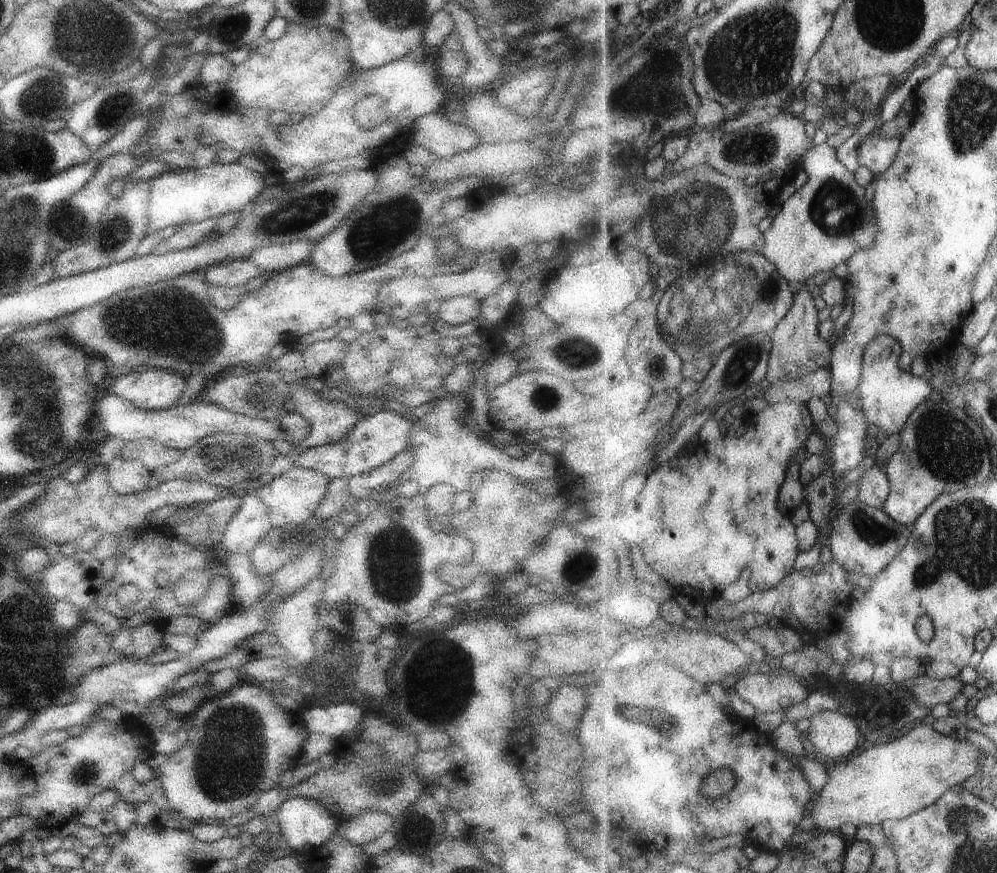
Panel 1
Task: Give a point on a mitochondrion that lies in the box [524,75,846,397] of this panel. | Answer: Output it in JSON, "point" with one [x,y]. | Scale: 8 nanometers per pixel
{"point":[726,300]}

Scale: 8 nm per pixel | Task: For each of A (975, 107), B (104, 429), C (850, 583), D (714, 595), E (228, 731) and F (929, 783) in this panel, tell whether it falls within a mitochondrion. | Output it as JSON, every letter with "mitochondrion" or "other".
{"A":"mitochondrion","B":"other","C":"other","D":"other","E":"mitochondrion","F":"other"}

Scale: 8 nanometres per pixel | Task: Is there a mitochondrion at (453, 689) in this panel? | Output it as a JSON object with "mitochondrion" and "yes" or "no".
{"mitochondrion":"yes"}

